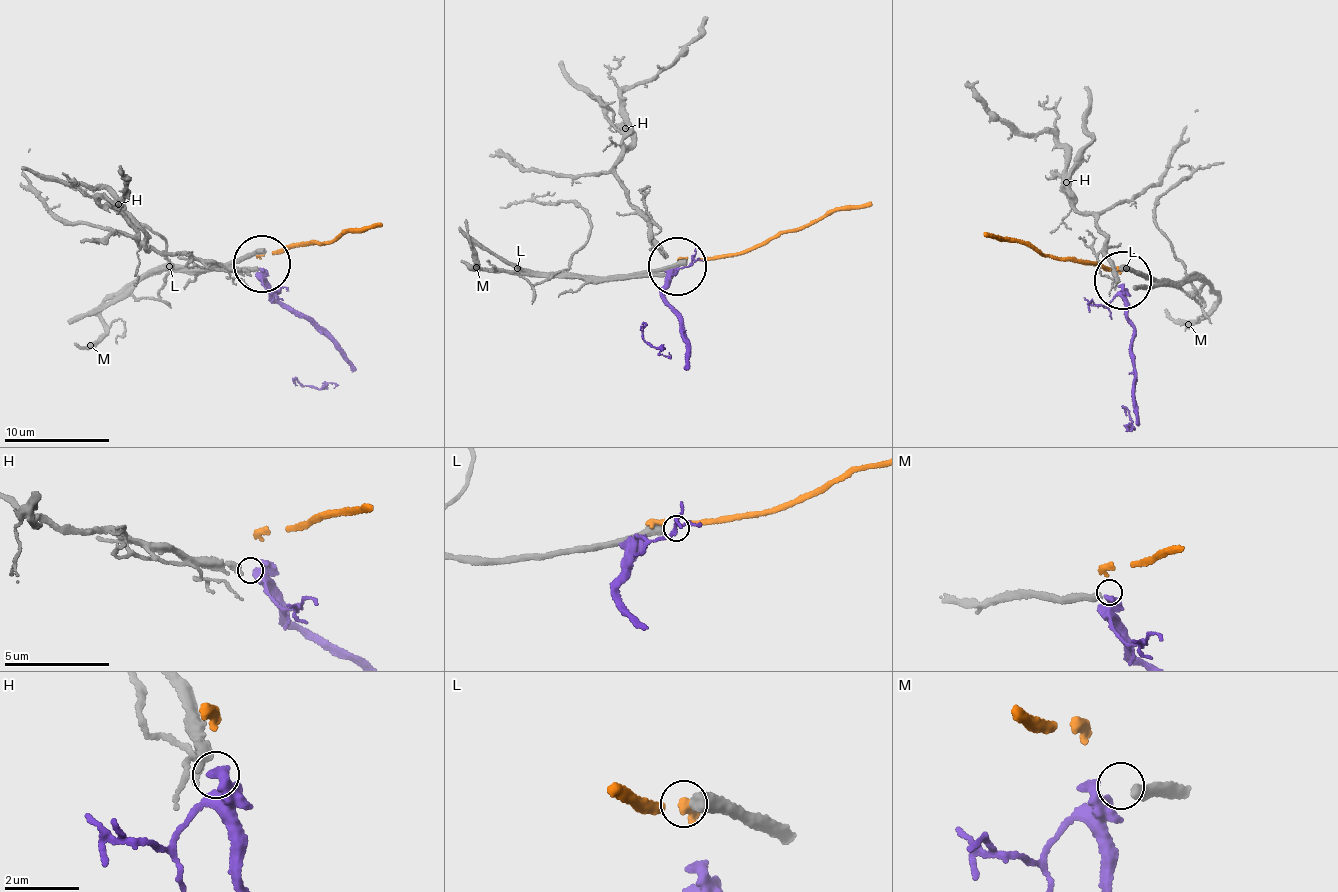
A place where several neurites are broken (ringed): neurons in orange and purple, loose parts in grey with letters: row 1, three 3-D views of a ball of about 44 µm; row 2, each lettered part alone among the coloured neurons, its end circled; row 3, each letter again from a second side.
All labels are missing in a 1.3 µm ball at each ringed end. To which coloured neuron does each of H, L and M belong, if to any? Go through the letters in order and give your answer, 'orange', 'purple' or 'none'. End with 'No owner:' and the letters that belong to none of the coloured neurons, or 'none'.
H: purple
L: none
M: none
No owner: L, M

